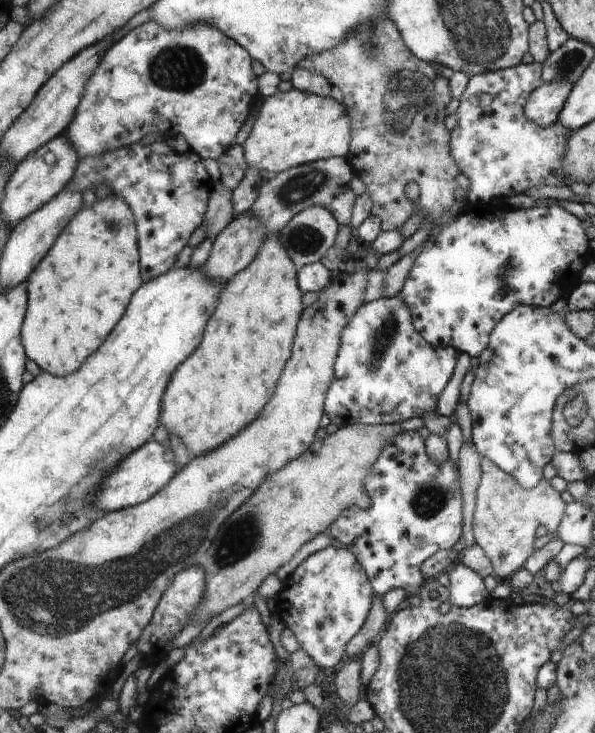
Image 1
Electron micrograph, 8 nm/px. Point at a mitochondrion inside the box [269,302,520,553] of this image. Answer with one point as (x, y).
(380, 343)

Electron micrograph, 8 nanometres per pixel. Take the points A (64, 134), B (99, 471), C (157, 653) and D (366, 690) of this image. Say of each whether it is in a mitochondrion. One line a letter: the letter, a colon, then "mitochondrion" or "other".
A: other
B: mitochondrion
C: other
D: other

